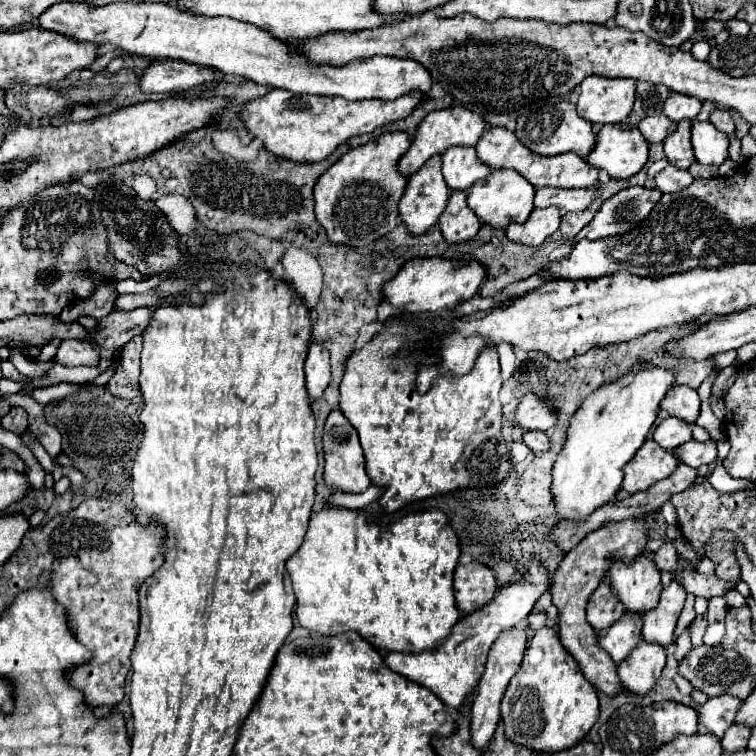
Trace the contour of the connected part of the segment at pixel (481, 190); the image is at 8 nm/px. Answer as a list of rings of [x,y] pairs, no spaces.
[[[499,169],[491,171],[483,181],[471,185],[467,191],[467,203],[483,223],[503,229],[503,225],[527,221],[529,213],[533,211],[533,193],[535,187],[527,185],[527,181],[523,181],[523,175],[515,173],[513,169]]]

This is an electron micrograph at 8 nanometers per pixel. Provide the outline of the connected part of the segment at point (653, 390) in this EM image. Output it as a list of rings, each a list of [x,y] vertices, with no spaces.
[[[651,363],[639,365],[619,381],[613,381],[609,385],[603,385],[595,393],[587,397],[587,401],[577,409],[577,413],[571,417],[571,425],[567,429],[567,441],[557,455],[557,461],[553,465],[553,483],[551,483],[551,499],[555,505],[555,513],[563,521],[579,521],[589,517],[595,509],[615,499],[617,491],[623,483],[623,467],[635,457],[639,447],[643,445],[649,427],[657,419],[659,401],[665,397],[669,387],[673,385],[673,373],[663,371],[661,367],[655,367]]]

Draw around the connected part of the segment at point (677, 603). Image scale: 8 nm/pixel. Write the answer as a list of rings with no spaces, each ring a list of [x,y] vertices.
[[[671,581],[659,599],[659,605],[643,615],[643,641],[653,645],[669,647],[673,643],[673,633],[677,627],[677,619],[685,605],[685,591],[677,581]]]

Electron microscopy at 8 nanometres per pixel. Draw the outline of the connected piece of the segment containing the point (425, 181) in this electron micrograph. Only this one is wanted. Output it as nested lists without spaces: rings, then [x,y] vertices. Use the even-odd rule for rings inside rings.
[[[435,155],[407,181],[405,193],[399,201],[399,217],[415,235],[423,235],[437,225],[447,201],[449,187],[441,177],[441,157]]]

